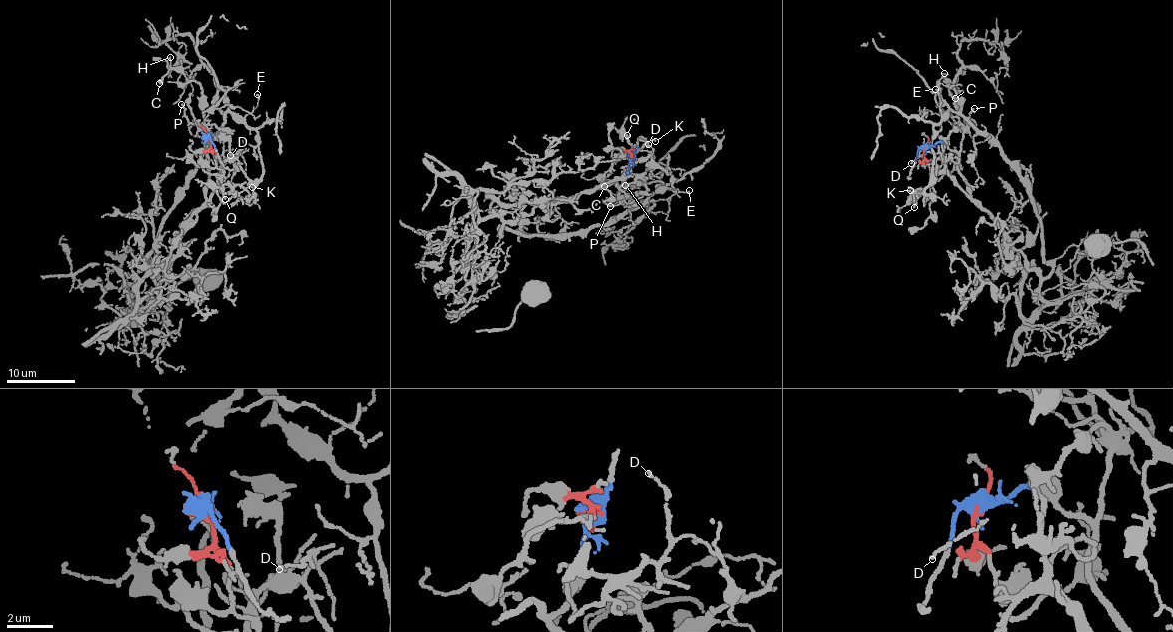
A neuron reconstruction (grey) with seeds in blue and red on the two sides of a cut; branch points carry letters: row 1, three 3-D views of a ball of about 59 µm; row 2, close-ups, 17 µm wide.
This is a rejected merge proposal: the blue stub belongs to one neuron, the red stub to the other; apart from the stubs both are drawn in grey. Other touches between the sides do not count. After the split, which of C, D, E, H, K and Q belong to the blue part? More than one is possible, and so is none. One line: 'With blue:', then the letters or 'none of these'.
With blue: C, E, H

